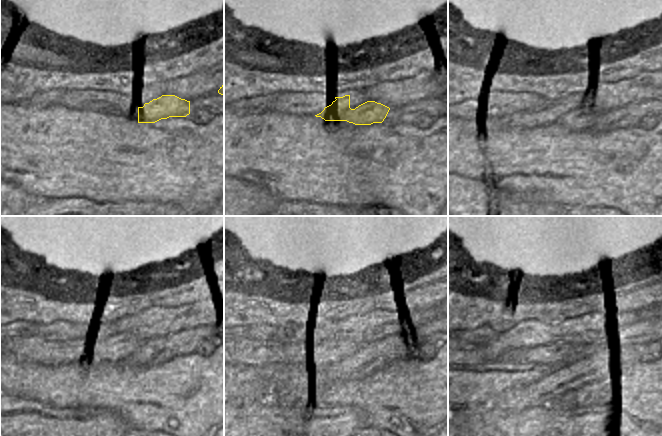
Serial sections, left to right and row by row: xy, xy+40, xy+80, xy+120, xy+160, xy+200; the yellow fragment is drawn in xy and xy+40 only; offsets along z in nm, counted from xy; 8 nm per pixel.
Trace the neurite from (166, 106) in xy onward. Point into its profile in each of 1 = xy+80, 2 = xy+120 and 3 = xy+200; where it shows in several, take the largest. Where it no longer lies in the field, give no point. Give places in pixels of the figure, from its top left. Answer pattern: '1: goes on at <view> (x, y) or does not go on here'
1: goes on at xy+80 (566, 111)
2: goes on at xy+120 (117, 349)
3: goes on at xy+200 (555, 352)

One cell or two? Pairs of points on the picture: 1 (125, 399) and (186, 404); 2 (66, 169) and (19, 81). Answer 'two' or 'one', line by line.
1: one
2: two

